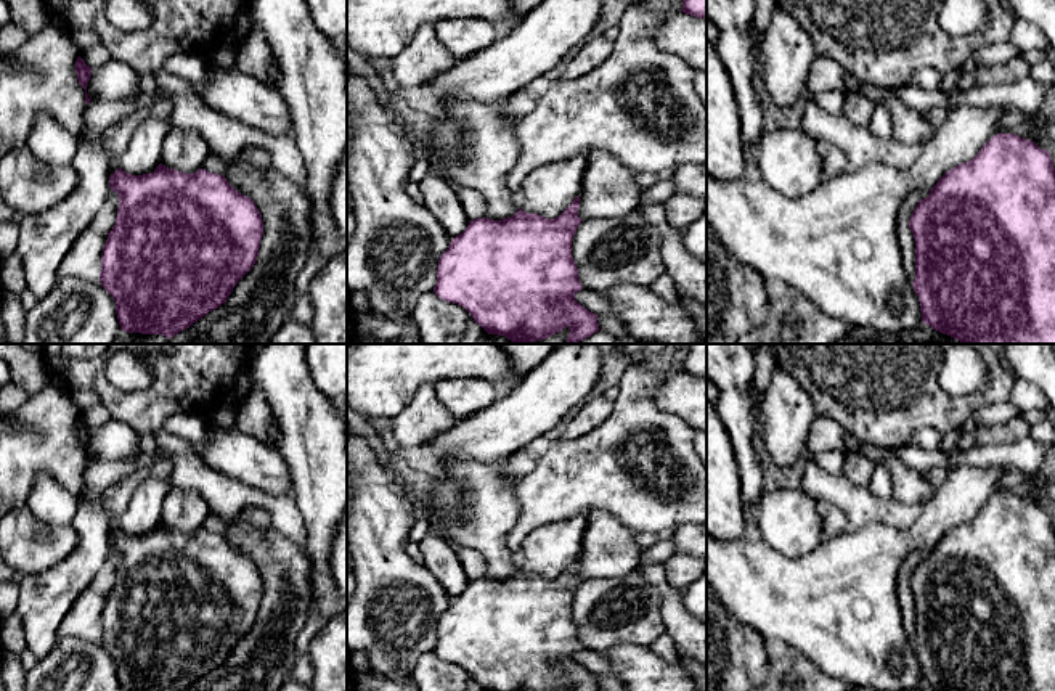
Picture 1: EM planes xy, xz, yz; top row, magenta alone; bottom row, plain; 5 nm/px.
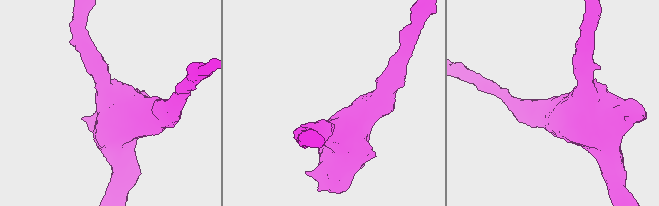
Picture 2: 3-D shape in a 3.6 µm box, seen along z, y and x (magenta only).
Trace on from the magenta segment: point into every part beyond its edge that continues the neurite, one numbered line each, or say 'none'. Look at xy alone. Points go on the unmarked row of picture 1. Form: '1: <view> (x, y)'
none

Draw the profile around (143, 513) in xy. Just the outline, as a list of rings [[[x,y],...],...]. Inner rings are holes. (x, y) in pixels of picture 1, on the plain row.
[[[145,479],[125,511],[116,519],[119,527],[132,535],[154,532],[161,524],[164,498],[170,489],[170,479]]]

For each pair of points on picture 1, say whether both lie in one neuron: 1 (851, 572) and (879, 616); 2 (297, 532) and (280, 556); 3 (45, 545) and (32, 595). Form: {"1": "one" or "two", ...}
{"1": "one", "2": "two", "3": "two"}

